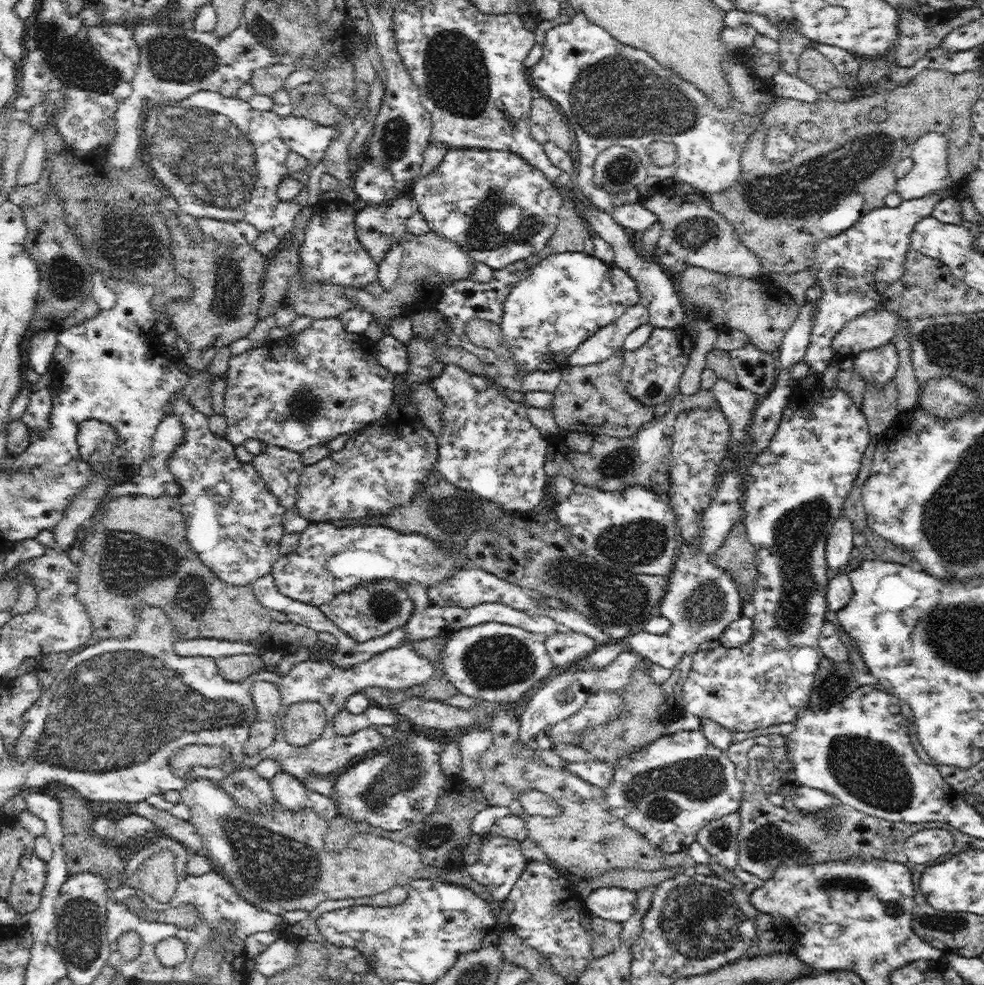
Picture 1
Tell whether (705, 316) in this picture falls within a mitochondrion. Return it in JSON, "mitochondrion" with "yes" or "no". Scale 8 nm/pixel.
{"mitochondrion":"no"}

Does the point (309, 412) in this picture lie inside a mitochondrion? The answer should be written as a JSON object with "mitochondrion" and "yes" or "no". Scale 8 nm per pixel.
{"mitochondrion":"yes"}

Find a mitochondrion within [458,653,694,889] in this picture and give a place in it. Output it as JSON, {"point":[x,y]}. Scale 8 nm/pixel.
{"point":[608,845]}

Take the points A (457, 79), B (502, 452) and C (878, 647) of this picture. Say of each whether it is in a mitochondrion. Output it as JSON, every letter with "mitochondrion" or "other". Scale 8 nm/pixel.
{"A":"mitochondrion","B":"other","C":"other"}

